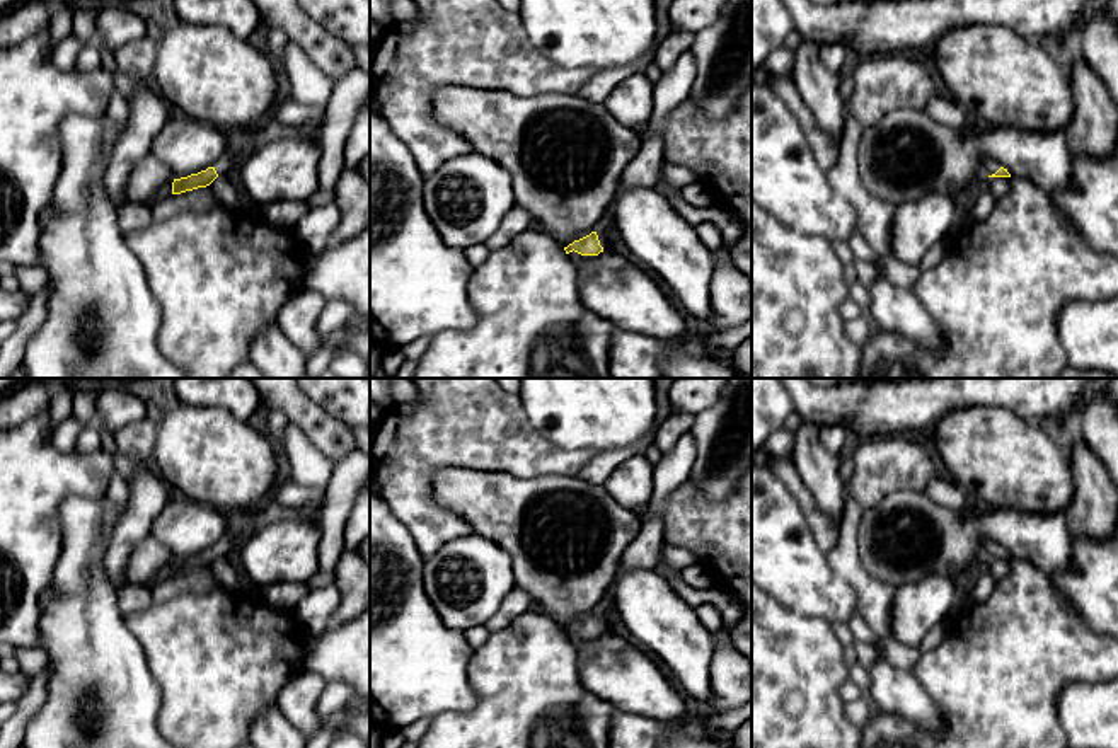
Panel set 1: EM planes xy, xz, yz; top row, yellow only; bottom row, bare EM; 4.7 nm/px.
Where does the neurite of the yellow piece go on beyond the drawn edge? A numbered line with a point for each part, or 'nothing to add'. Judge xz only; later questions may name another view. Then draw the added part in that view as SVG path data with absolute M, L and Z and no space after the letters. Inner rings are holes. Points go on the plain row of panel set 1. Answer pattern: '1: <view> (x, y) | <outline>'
1: xz (605, 614) | M607 601L598 612L596 612L600 627L605 630L615 617L614 607Z

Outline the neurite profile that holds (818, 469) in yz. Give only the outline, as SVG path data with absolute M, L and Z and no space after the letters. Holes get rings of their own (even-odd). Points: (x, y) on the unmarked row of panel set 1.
M803 419L794 431L791 460L818 509L833 520L840 520L845 506L840 455L830 453L823 446L818 429L815 423Z

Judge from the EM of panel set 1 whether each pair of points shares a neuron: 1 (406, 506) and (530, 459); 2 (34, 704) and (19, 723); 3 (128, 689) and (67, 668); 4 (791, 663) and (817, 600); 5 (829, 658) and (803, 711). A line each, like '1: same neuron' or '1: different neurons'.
1: same neuron
2: same neuron
3: same neuron
4: different neurons
5: same neuron

